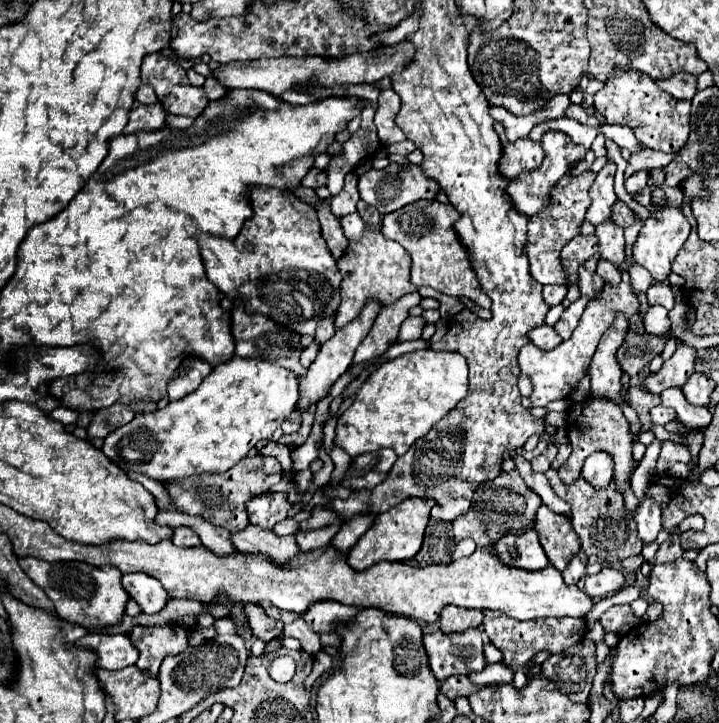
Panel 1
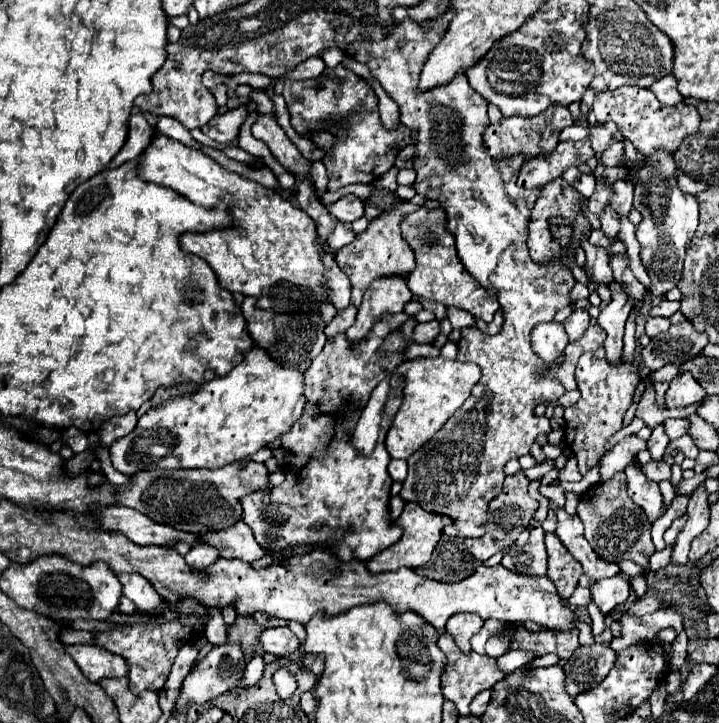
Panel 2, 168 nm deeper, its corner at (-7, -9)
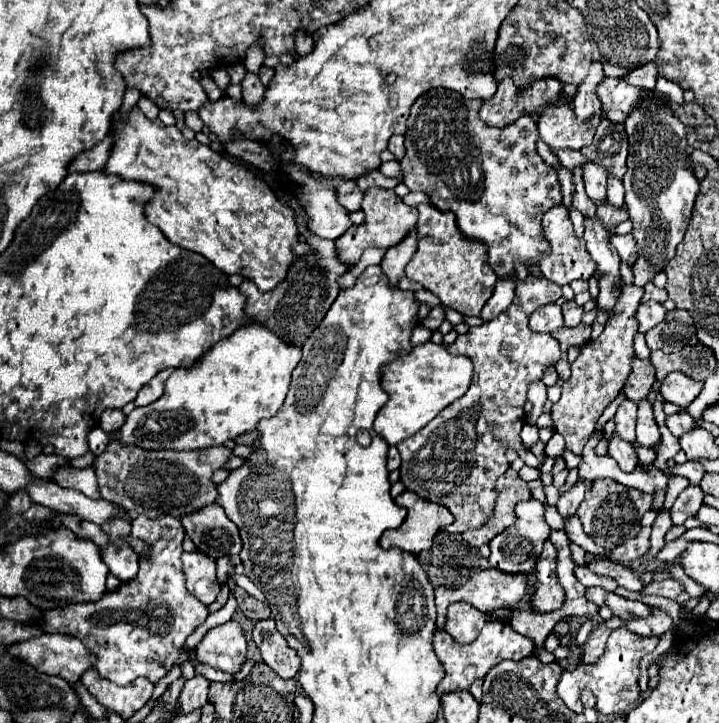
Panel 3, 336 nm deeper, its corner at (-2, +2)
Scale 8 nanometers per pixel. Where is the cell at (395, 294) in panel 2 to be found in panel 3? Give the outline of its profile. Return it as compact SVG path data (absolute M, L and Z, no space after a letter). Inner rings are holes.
M411 229L411 231L407 233L407 237L405 237L401 243L393 245L391 249L387 249L387 253L385 253L385 257L383 257L381 269L383 269L383 273L389 277L389 281L391 281L393 285L397 285L399 277L403 277L405 265L413 259L413 255L415 255L415 251L417 251L415 233L417 233L417 231Z

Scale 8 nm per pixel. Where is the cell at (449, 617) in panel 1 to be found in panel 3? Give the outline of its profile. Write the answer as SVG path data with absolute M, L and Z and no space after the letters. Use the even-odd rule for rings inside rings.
M459 601L449 605L449 615L445 623L445 631L457 641L457 643L471 643L479 635L483 623L487 621L487 615L475 609L471 603Z

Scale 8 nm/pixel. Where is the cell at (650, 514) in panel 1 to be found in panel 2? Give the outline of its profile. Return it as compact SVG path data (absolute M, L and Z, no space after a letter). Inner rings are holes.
M632 464L624 472L628 476L628 496L646 512L648 520L656 522L660 516L664 516L666 508L658 484L648 480L642 470Z

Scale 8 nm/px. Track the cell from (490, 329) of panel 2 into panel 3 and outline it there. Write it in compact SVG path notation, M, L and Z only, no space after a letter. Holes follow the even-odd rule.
M513 277L497 279L495 291L493 291L491 299L485 303L483 311L481 311L481 319L489 321L489 319L497 317L499 313L503 313L511 305L513 297L515 297L515 281L513 281Z

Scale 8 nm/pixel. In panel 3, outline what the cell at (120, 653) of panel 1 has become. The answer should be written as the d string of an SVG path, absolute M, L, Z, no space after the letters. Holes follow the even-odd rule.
M43 633L39 637L29 639L29 641L13 643L7 649L7 655L13 657L13 659L19 659L19 661L31 665L31 667L35 667L39 673L55 675L55 677L61 677L61 679L65 679L69 683L79 681L83 671L87 671L95 663L95 657L91 657L91 653L87 653L87 649L83 647L83 643L77 637L61 635L61 633L53 633L53 635Z

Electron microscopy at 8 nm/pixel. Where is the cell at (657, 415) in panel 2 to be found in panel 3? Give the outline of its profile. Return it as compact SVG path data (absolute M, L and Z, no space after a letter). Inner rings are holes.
M633 357L631 367L633 369L631 369L631 375L627 377L627 381L623 385L623 393L627 399L639 403L649 393L651 385L655 383L655 369L649 361L643 361L639 357Z

